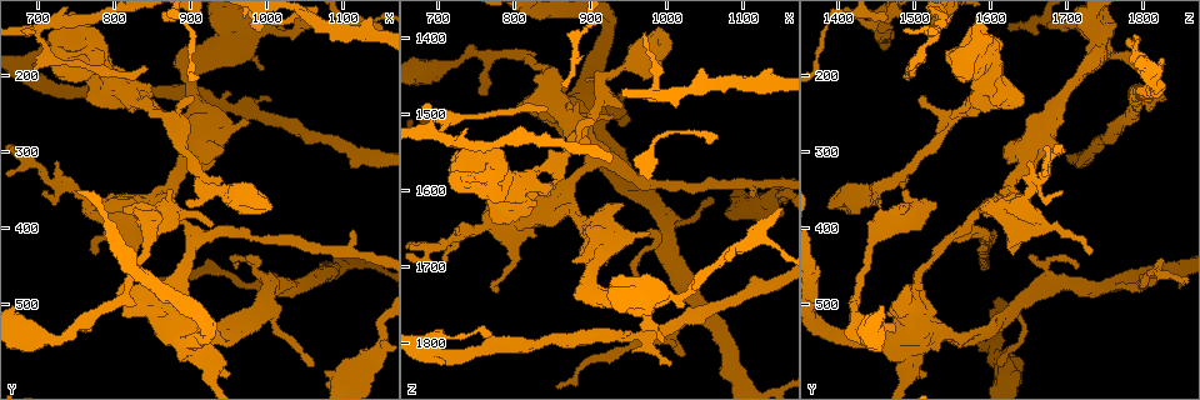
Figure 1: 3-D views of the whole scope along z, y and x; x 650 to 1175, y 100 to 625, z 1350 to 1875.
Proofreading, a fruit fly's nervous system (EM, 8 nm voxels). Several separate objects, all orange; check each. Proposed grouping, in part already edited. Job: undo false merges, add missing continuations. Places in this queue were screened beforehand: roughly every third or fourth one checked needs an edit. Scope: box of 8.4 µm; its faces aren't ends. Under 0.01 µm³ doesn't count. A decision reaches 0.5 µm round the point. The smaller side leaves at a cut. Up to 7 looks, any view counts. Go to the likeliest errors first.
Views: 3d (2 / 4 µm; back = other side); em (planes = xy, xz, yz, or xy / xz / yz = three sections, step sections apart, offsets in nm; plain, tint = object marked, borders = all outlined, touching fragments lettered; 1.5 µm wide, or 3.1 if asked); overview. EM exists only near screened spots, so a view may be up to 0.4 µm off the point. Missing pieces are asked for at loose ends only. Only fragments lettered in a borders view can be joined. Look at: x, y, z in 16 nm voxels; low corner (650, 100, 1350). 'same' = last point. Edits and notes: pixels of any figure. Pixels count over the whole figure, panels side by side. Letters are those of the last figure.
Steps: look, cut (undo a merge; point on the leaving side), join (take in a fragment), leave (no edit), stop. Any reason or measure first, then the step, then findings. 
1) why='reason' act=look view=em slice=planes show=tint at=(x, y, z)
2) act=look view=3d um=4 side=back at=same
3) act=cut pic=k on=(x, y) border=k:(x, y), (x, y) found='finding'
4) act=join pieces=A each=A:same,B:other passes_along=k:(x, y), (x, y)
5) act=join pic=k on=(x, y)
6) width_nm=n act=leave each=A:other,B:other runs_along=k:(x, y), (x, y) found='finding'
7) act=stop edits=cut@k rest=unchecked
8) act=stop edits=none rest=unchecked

act=look view=3d um=4 at=(770, 430, 1735)

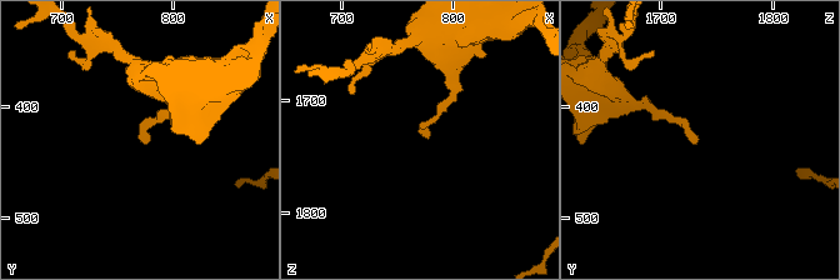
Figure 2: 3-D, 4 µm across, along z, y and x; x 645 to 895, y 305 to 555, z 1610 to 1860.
why='now the EM' act=look view=em slice=planes show=borders at=(774, 432, 1732)

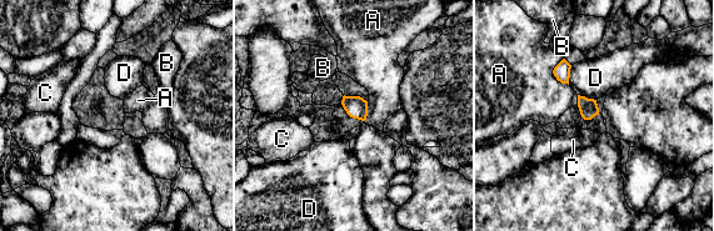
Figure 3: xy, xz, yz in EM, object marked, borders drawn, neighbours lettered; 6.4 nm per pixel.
longest_contact=A:190nm act=leave each=A:other,B:other,C:other,D:other found='none of them fits'

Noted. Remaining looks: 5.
why='an open end' act=look view=em slice=planes show=plain at=(765, 540, 1475)

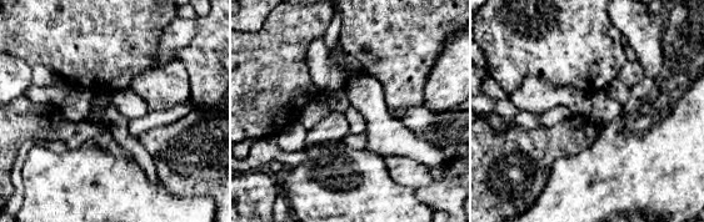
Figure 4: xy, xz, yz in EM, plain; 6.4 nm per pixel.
why='see the neighbours' act=look view=em slice=planes show=borders at=same

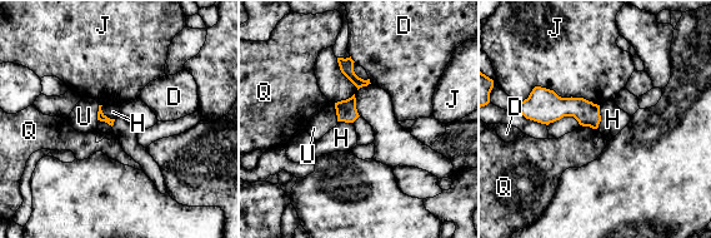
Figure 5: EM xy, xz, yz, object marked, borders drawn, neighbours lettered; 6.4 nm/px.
longest_contact=J:500nm act=leave each=D:other,H:other,J:other,Q:other,U:other border=5:(580, 124), (589, 125), (592, 129) found='none of them fits'

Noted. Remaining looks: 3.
why='branch stops here' act=look view=em slice=planes show=tint at=(905, 370, 1450)

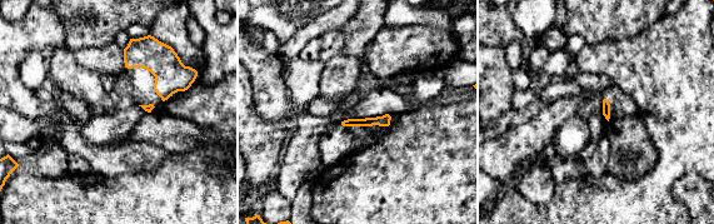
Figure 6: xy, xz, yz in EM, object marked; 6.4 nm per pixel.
act=look view=em slice=planes show=borders at=same

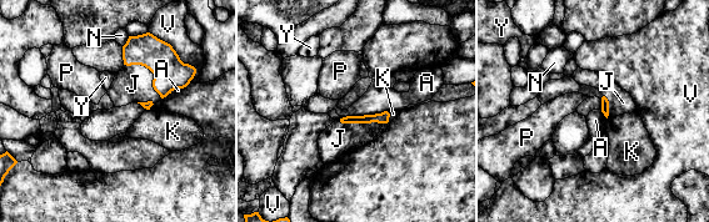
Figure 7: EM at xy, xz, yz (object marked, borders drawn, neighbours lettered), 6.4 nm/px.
longest_contact=V:420nm act=join pic=7 on=(133, 84) each=A:other,J:same,K:other,N:other,P:other,V:other,Y:other found='it goes on there'

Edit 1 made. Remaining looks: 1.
act=stop edits=join@7 rest=unchecked

